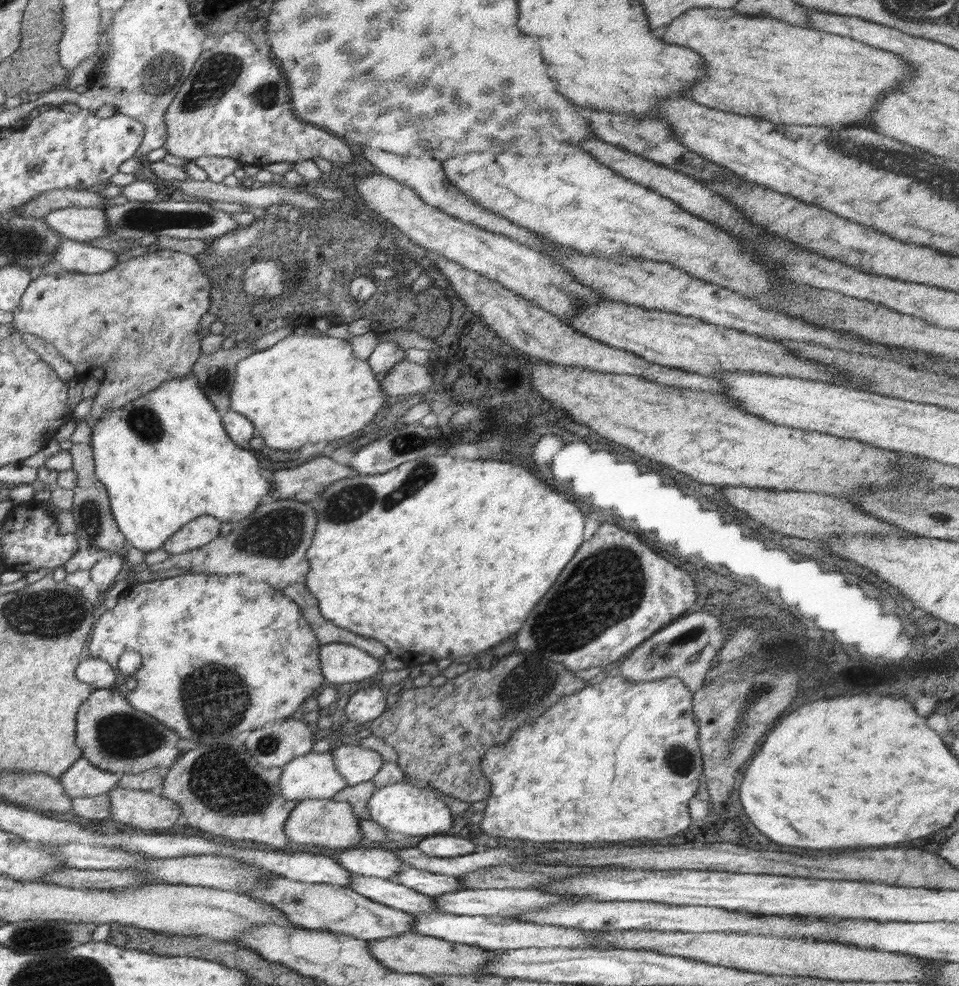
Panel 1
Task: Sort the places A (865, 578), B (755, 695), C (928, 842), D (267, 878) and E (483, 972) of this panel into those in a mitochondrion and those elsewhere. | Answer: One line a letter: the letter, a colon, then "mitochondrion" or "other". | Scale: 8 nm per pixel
A: other
B: mitochondrion
C: other
D: other
E: other

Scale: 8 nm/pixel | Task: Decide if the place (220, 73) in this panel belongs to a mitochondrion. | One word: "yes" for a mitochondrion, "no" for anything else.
yes

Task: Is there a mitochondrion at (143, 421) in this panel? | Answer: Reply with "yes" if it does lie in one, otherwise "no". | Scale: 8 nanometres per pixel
yes

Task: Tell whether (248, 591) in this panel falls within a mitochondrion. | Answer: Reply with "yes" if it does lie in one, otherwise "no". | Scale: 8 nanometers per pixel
no

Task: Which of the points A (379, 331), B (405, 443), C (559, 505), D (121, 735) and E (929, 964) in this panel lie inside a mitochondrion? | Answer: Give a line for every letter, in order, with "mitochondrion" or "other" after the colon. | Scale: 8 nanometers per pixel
A: other
B: mitochondrion
C: other
D: mitochondrion
E: other

